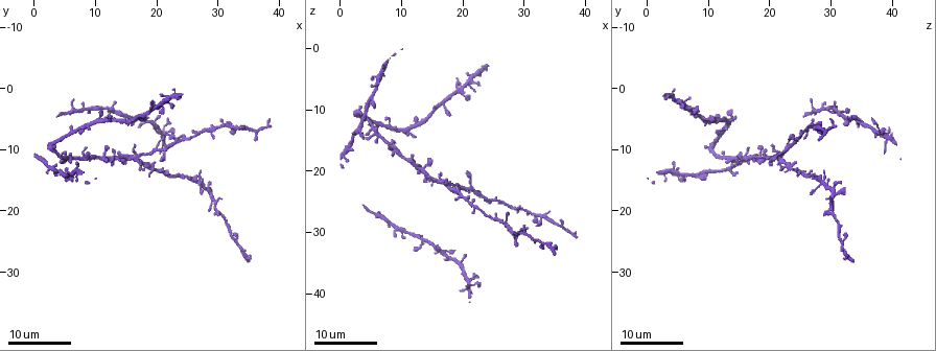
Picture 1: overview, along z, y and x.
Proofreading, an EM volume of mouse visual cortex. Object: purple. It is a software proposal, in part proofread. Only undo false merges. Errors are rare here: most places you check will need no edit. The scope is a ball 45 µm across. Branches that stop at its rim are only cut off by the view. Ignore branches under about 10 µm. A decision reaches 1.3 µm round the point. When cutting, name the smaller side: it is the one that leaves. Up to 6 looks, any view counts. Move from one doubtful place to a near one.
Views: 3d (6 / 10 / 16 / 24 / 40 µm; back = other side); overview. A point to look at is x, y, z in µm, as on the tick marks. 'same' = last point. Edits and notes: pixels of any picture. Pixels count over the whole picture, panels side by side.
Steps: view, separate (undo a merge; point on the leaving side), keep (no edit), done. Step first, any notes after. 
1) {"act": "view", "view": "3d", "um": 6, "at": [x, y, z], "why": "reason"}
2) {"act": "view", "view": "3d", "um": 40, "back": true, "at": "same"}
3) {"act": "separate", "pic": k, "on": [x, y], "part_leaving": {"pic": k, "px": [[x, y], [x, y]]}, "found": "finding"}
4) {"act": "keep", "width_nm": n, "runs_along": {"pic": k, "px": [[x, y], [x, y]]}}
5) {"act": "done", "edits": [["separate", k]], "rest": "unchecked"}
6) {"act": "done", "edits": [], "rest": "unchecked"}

{"act": "view", "view": "3d", "um": 16, "at": [17.0, 11.0, 22.0], "why": "thin arm on a thick one"}

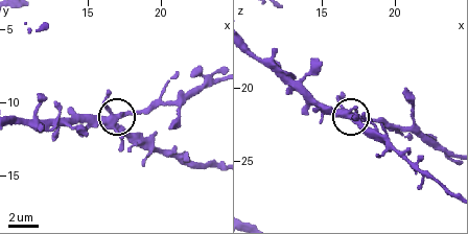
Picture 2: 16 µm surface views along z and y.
{"act": "view", "view": "3d", "um": 10, "at": [17.0, 11.2, 21.8]}

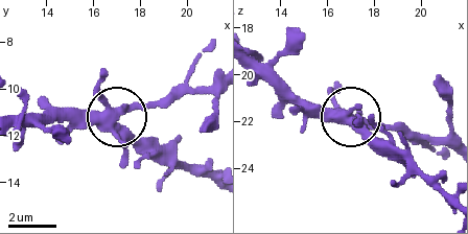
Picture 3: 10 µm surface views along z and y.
{"act": "keep", "width_nm": 440, "runs_along": {"pic": 3, "px": [[21, 124], [106, 124], [141, 106], [169, 106]]}, "found": "one neuron here"}

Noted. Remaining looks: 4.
{"act": "view", "view": "3d", "um": 24, "at": [24.5, 14.5, 28.0], "why": "three-way junction"}

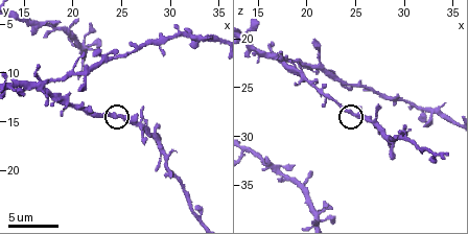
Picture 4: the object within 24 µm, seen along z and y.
{"act": "view", "view": "3d", "um": 10, "at": [24.6, 14.4, 27.4]}

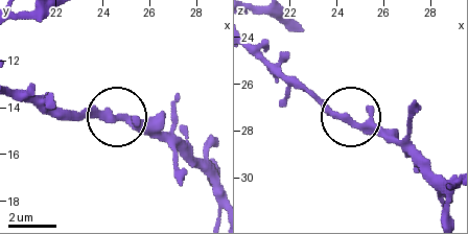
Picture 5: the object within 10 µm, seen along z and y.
{"act": "keep", "width_nm": 270, "runs_along": {"pic": 5, "px": [[17, 91], [59, 109], [95, 109], [171, 133]]}, "found": "all the same neuron"}

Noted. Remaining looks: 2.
{"act": "view", "view": "3d", "um": 16, "at": [28.8, 17.0, 30.8], "why": "three-way junction"}

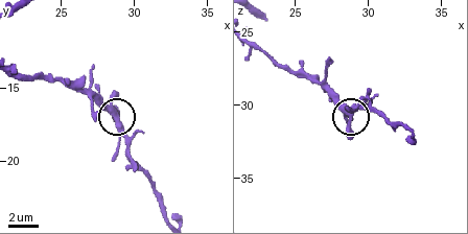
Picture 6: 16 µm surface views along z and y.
{"act": "view", "view": "3d", "um": 6, "at": [29.0, 17.4, 30.8], "why": "closer look"}

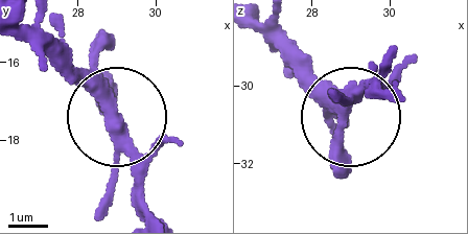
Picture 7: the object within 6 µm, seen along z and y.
{"act": "keep", "width_nm": 350, "found": "all the same neuron"}

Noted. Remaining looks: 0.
{"act": "done", "edits": [], "rest": "unchecked"}

